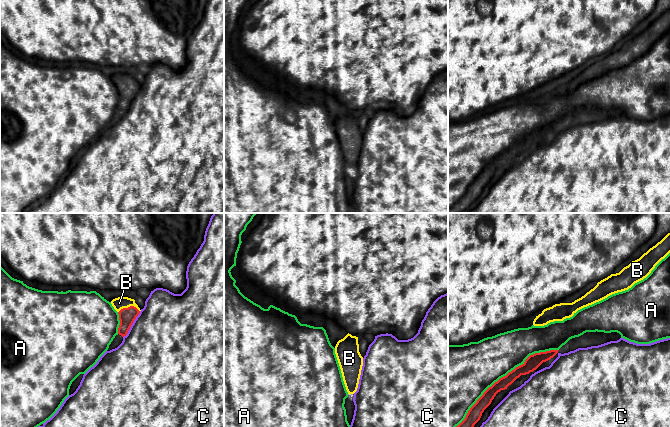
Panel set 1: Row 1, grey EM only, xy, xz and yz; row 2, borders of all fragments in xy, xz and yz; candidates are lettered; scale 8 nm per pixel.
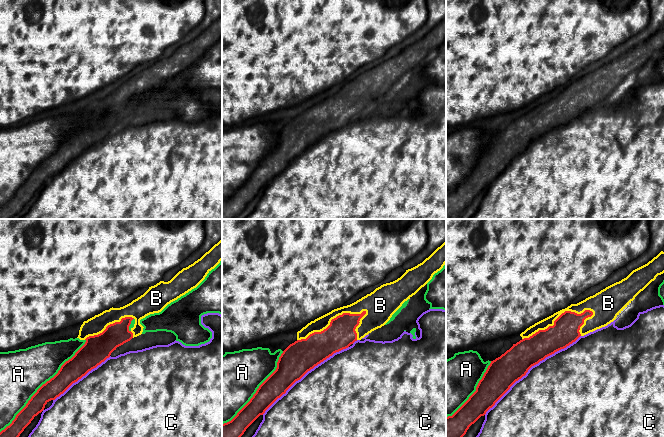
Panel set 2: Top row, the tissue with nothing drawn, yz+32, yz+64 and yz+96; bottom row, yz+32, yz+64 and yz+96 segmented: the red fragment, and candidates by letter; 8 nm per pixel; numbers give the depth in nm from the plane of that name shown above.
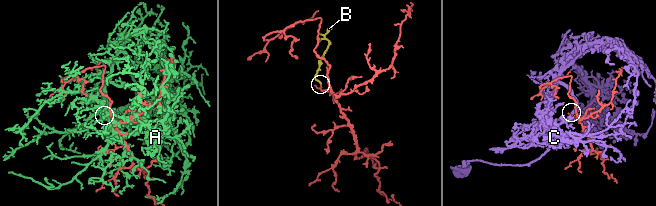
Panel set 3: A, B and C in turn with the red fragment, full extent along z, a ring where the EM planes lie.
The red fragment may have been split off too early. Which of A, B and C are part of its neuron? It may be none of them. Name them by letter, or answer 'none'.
B

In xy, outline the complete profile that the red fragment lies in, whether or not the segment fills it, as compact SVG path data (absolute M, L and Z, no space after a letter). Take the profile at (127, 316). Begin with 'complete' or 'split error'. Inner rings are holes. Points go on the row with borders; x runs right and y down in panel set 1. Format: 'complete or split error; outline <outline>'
split error; outline M128 297L115 298L111 301L111 304L119 314L118 334L124 337L141 310L135 300Z

